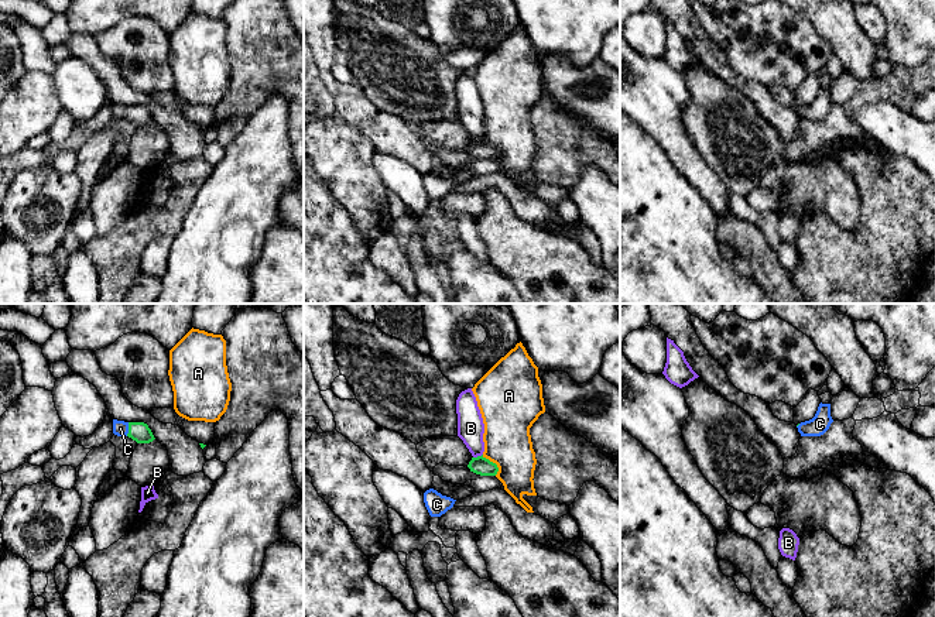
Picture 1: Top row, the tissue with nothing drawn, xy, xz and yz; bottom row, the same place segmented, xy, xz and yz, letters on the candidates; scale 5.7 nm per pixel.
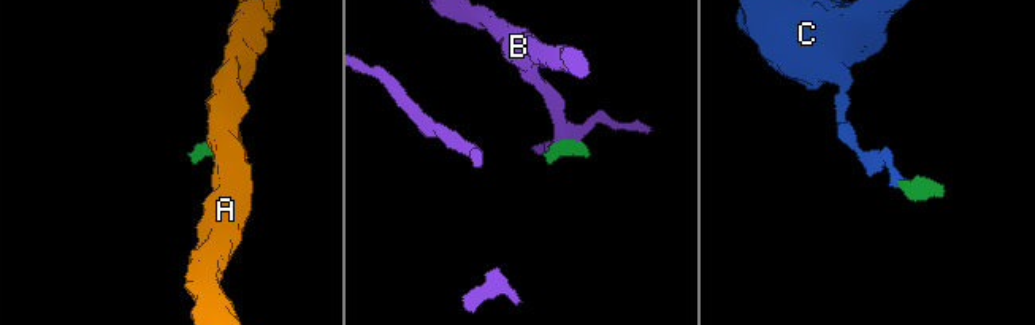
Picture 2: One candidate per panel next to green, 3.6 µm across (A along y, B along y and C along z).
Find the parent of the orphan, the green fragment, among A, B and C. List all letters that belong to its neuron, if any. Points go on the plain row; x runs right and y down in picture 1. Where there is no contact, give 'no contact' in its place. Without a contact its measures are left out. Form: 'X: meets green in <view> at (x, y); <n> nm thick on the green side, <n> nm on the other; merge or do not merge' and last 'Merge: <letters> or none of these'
A: meets green in xz at (495, 147); 100 nm thick on the green side, 280 nm on the other; do not merge
B: meets green in xz at (478, 140); 100 nm thick on the green side, 160 nm on the other; do not merge
C: meets green in xy at (129, 113); 120 nm thick on the green side, 90 nm on the other; merge
Merge: C

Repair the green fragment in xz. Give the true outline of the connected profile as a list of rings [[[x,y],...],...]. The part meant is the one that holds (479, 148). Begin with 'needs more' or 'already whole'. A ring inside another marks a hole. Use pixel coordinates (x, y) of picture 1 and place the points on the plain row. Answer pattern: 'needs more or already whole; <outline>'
already whole; [[[483,138],[472,141],[468,151],[470,152],[470,155],[480,160],[496,160],[499,155],[497,148],[486,143]]]

